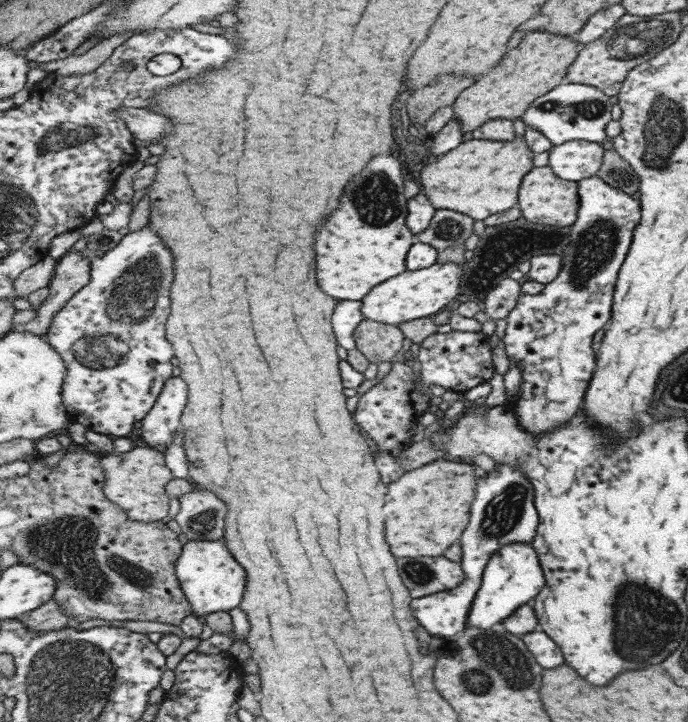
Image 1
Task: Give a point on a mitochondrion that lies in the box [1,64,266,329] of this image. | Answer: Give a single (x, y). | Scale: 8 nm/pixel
(59, 139)

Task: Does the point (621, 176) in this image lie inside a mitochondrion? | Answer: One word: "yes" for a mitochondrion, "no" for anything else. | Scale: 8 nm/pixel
yes

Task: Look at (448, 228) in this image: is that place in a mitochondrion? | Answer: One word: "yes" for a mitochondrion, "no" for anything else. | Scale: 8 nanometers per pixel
yes

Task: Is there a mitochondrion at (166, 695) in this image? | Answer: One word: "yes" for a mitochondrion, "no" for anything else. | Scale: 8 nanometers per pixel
no

